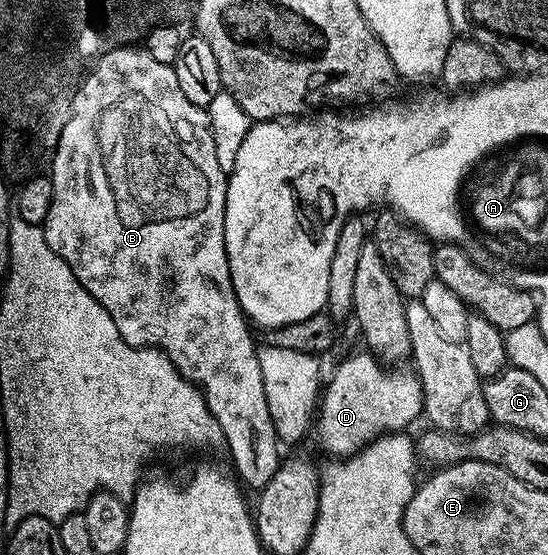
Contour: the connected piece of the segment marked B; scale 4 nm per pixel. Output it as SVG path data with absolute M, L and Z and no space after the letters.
M119 45L97 56L94 68L86 75L86 80L78 83L78 91L74 94L70 109L70 120L64 125L64 133L60 133L58 147L52 156L52 166L48 178L54 183L52 209L48 209L48 217L44 224L46 240L52 253L59 255L72 269L76 281L92 293L104 309L108 309L108 317L116 321L116 329L120 329L120 337L133 347L156 347L174 362L175 369L183 377L190 380L201 390L204 401L216 417L222 430L224 447L230 450L230 459L234 462L232 471L247 488L261 489L276 477L280 456L278 447L280 440L278 430L272 421L272 413L268 413L268 401L264 397L264 377L260 373L258 351L254 347L254 339L250 336L251 324L243 315L236 293L232 289L232 277L228 265L228 253L224 245L224 213L226 212L227 172L220 169L220 161L216 161L216 141L212 141L210 116L203 108L192 105L180 89L177 73L169 63L156 61L145 49L138 45Z

